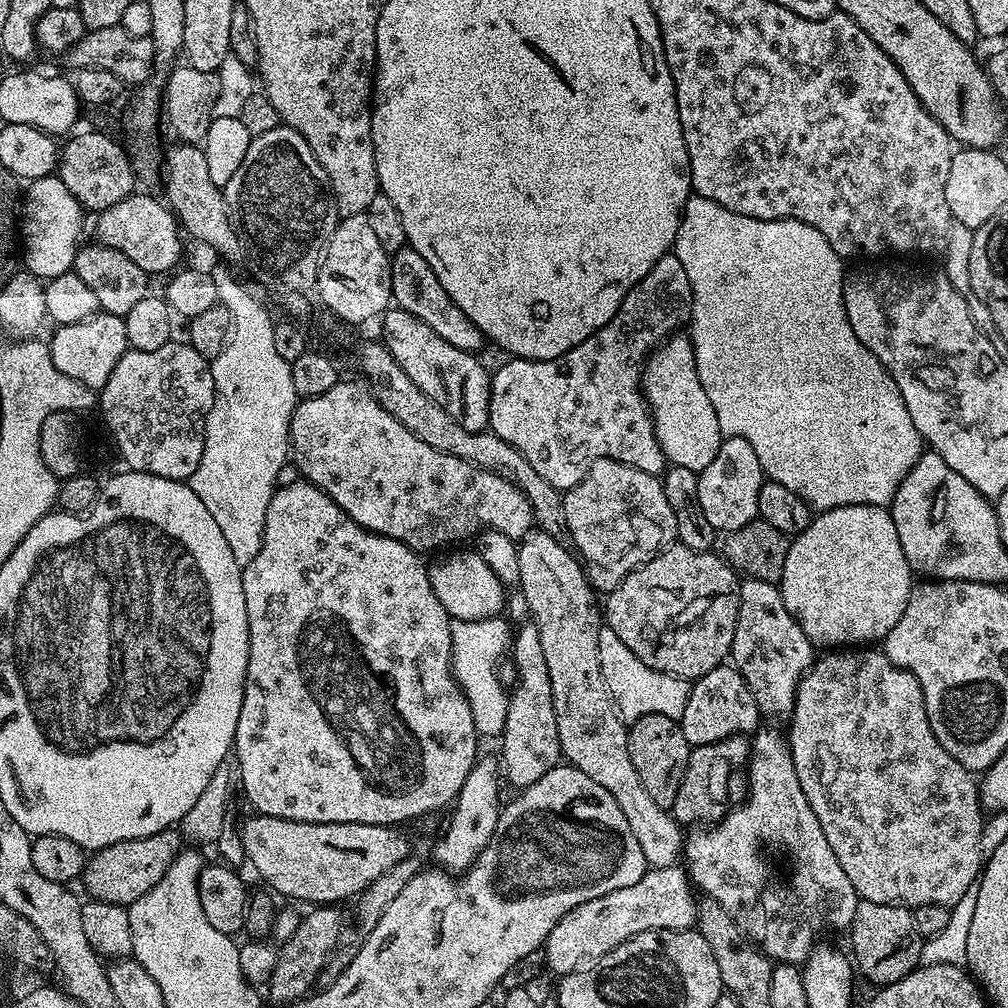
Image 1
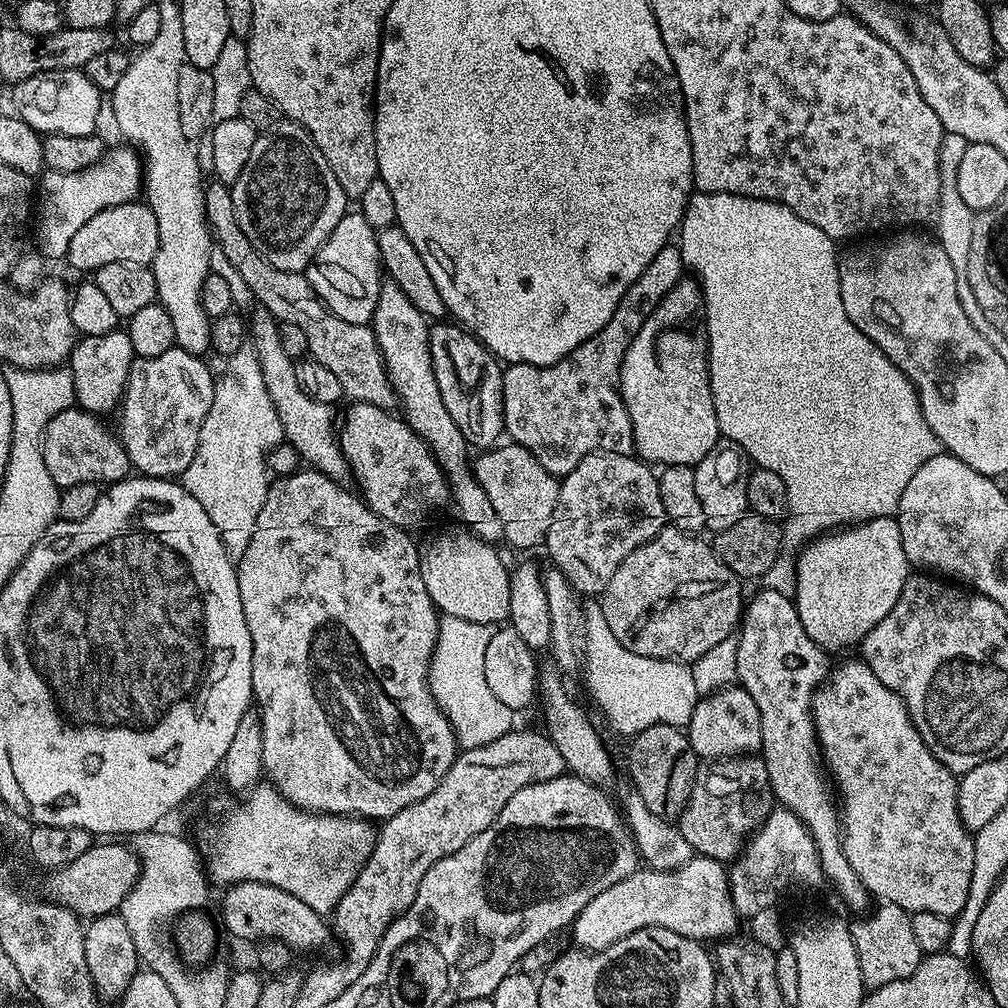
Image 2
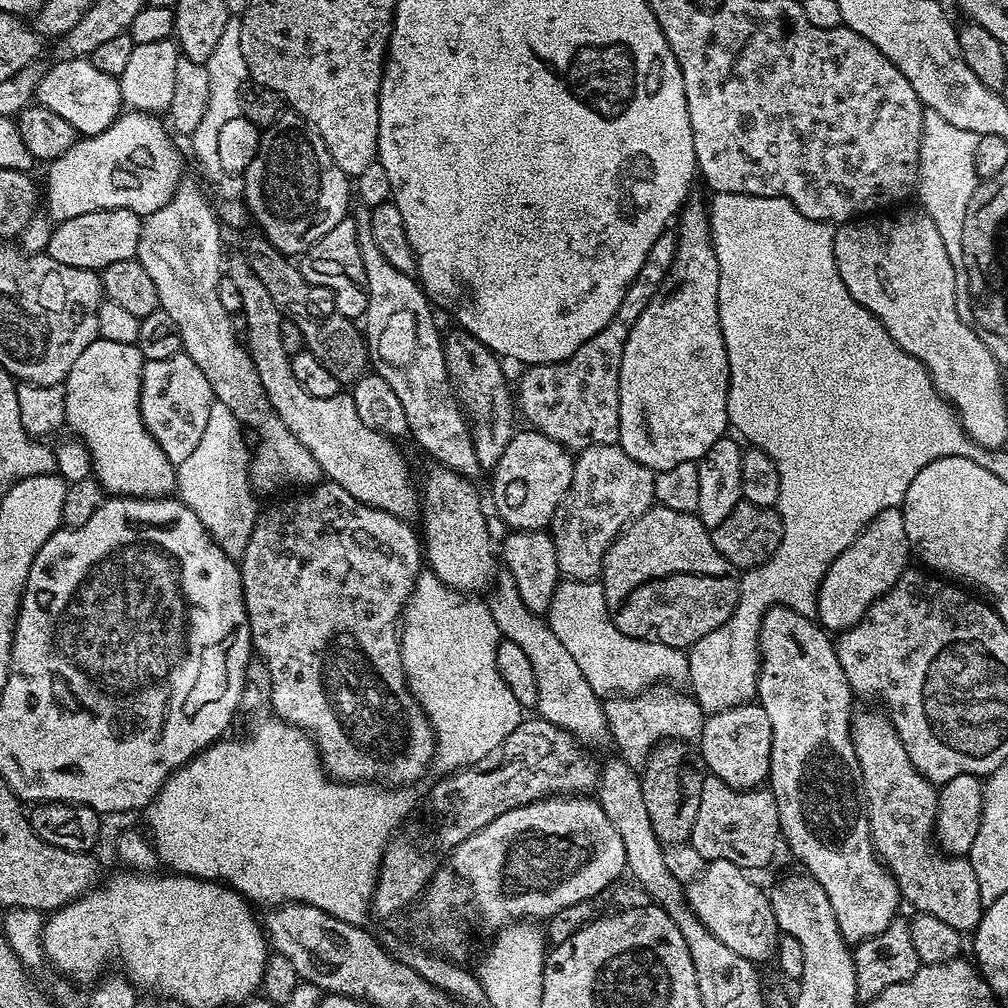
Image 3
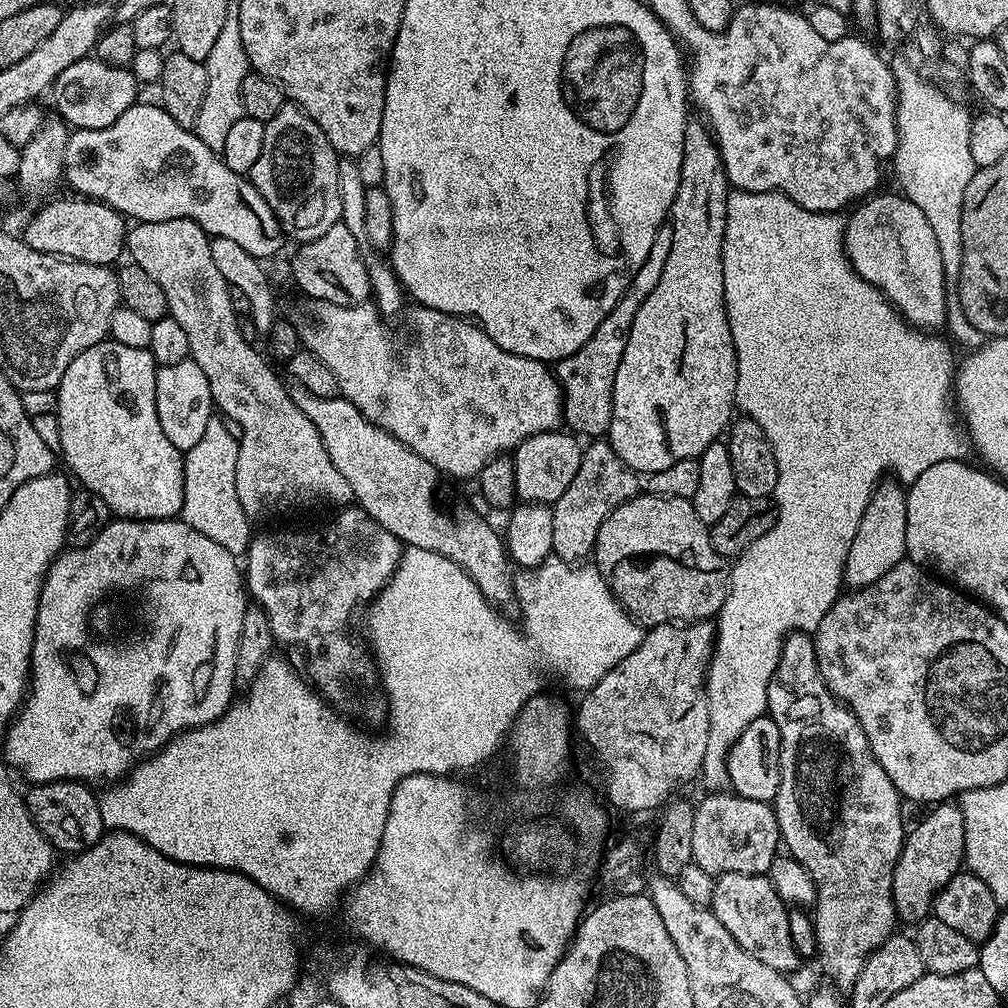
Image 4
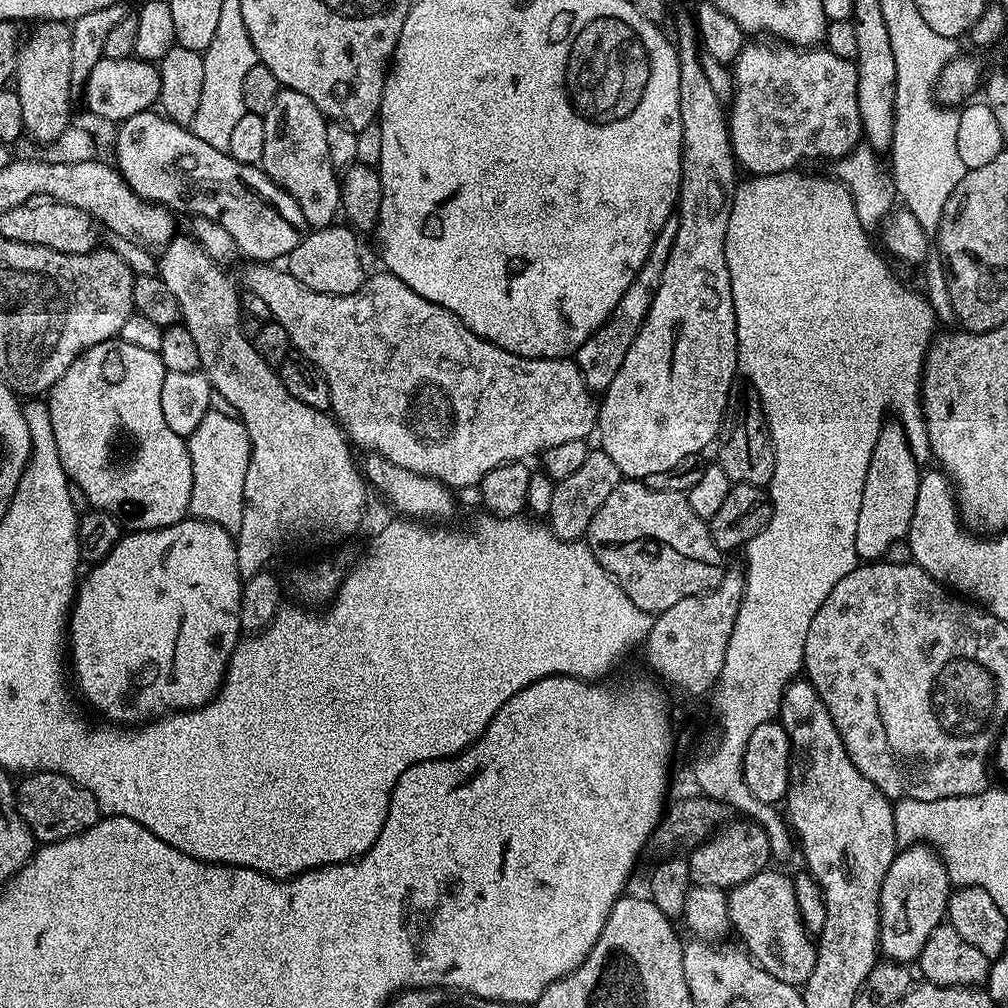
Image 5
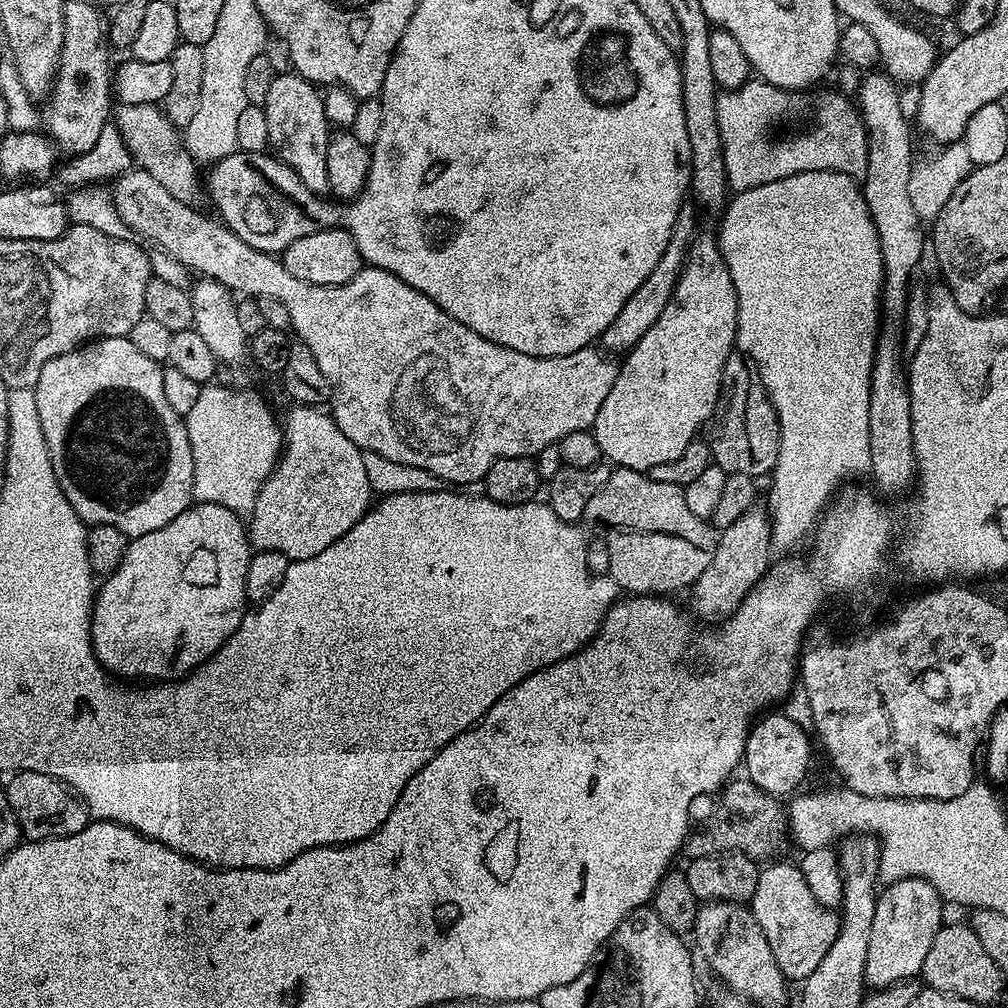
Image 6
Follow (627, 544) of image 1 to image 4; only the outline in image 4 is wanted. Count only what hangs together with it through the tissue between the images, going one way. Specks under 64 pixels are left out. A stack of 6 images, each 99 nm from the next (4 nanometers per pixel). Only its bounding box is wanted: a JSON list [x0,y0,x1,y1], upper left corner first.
[551,438,642,561]

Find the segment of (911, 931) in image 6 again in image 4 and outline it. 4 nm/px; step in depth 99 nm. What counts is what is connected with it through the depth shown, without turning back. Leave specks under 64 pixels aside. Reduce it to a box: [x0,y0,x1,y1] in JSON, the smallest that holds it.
[892,802,966,926]

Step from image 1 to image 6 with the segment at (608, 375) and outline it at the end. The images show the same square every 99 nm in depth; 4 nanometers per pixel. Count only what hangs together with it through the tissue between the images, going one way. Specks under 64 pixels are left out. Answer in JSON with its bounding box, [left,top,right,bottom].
[598,202,698,353]

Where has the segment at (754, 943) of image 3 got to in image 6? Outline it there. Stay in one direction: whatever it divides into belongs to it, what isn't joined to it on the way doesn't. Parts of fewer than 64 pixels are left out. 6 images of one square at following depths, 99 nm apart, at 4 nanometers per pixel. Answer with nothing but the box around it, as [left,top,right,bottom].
[750,862,840,982]

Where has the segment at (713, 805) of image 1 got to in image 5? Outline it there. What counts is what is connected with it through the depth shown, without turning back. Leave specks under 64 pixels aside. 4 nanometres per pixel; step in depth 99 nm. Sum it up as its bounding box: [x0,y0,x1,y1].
[686,822,772,890]

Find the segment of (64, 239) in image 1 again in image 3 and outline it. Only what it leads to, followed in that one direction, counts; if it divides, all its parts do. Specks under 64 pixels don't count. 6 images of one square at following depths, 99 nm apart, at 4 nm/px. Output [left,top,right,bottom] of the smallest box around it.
[46,111,184,222]

